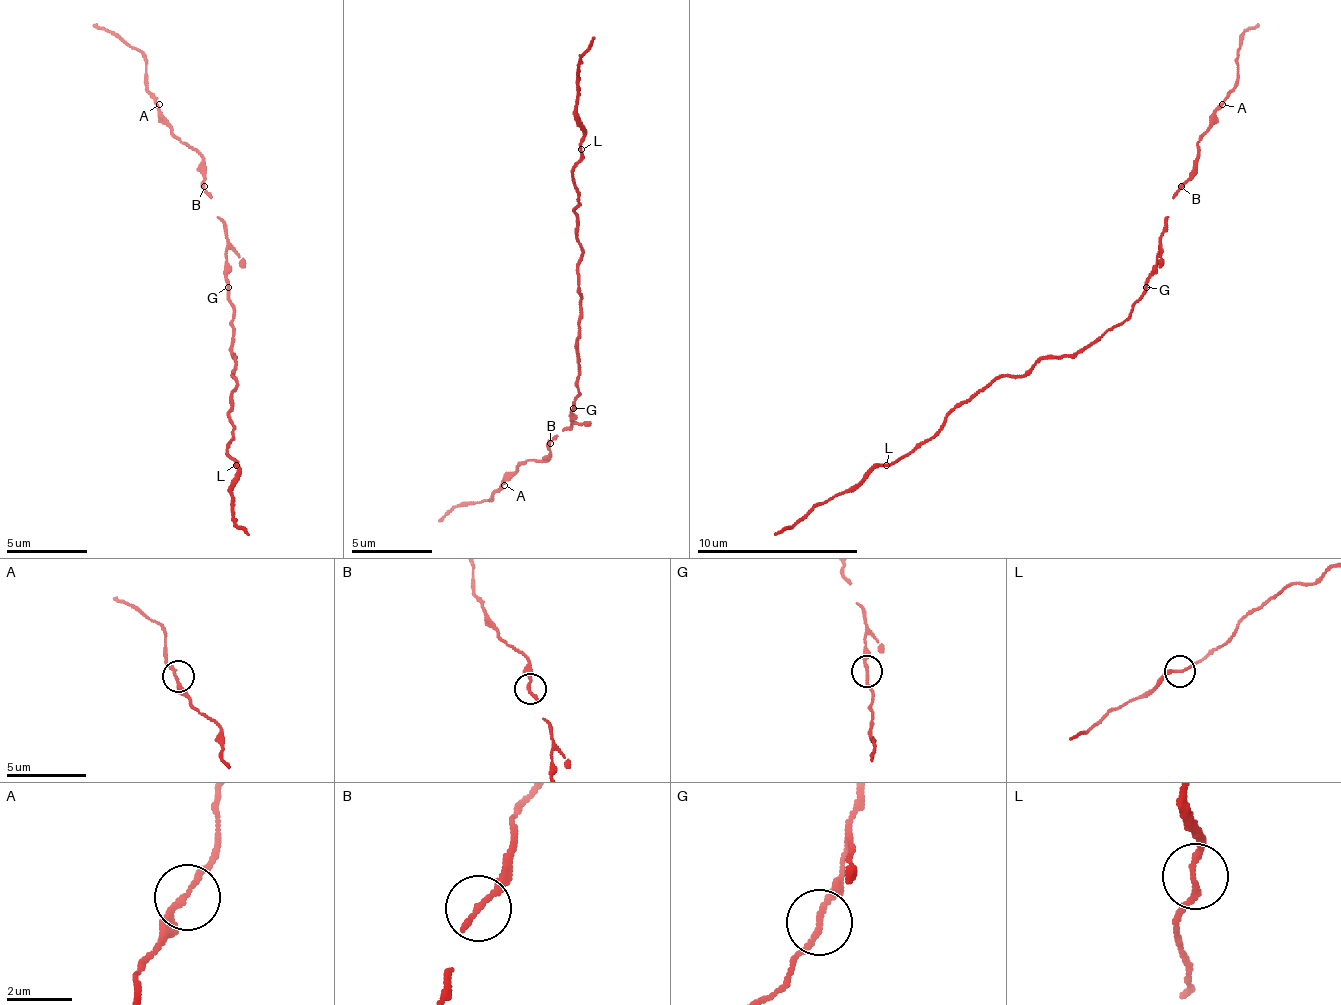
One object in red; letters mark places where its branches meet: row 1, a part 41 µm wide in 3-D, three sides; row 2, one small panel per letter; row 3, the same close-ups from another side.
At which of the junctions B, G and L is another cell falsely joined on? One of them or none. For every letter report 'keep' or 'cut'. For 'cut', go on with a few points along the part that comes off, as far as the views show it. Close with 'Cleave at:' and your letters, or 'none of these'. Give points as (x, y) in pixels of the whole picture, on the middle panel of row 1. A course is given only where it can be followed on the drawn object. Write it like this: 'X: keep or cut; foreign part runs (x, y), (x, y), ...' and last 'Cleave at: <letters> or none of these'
B: keep
G: keep
L: keep
Cleave at: none of these

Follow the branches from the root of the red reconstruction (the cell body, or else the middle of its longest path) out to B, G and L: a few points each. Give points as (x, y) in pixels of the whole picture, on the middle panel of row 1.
B: (577, 368), (573, 420), (549, 444)
G: (577, 368), (577, 400), (573, 408)
L: (577, 368), (577, 335), (581, 331), (577, 258), (581, 242), (577, 238), (573, 169), (581, 149)

